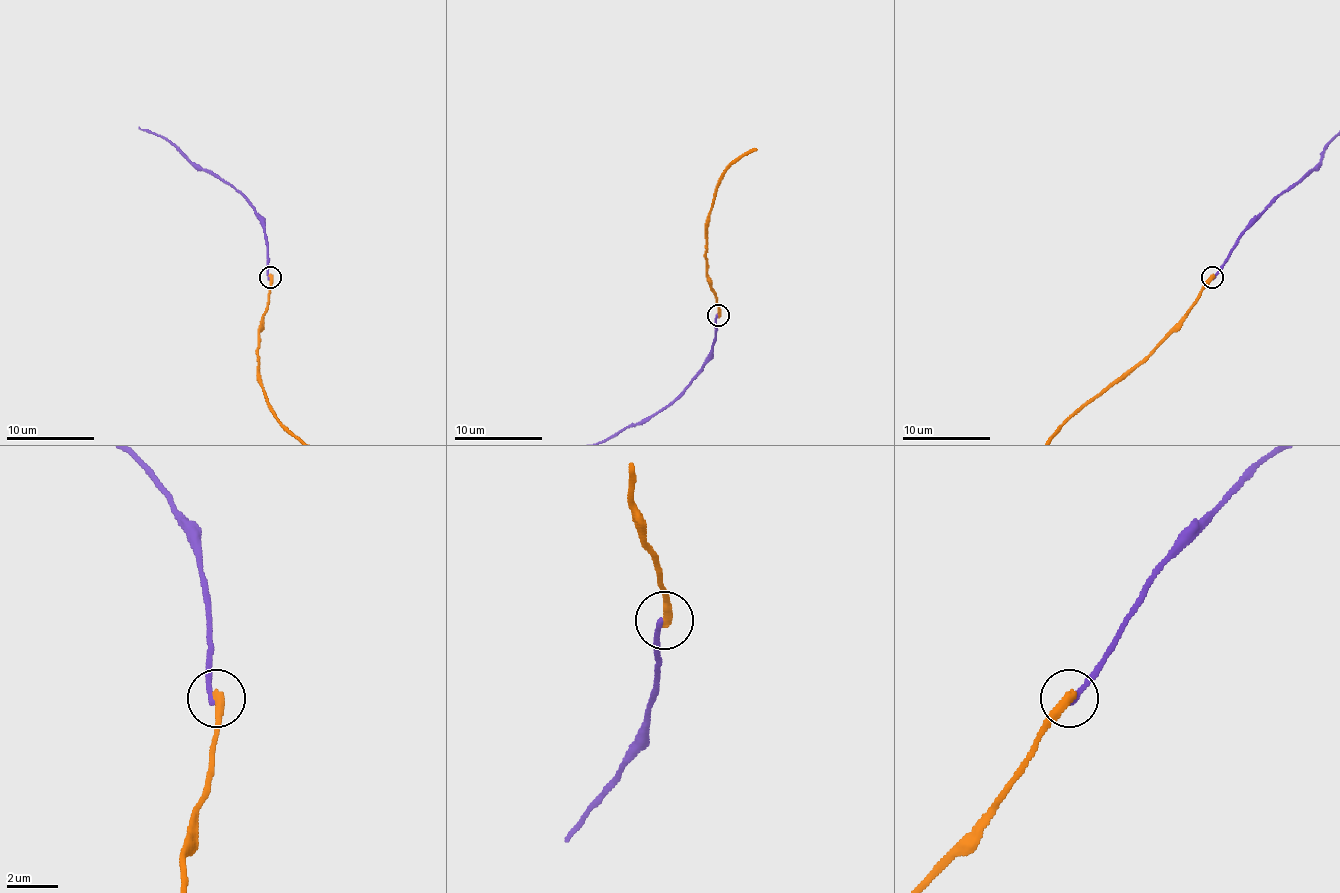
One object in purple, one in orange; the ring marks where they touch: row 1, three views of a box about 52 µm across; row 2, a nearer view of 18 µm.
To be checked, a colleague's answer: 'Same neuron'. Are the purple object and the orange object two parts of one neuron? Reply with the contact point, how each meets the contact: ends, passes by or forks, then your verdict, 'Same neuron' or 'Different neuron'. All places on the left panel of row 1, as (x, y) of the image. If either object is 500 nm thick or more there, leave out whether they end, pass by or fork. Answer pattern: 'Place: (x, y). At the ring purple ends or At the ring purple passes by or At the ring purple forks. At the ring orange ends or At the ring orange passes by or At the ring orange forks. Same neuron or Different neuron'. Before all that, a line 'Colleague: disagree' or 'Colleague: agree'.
Colleague: disagree
Place: (270, 277). At the ring purple ends. At the ring orange ends. Different neuron

